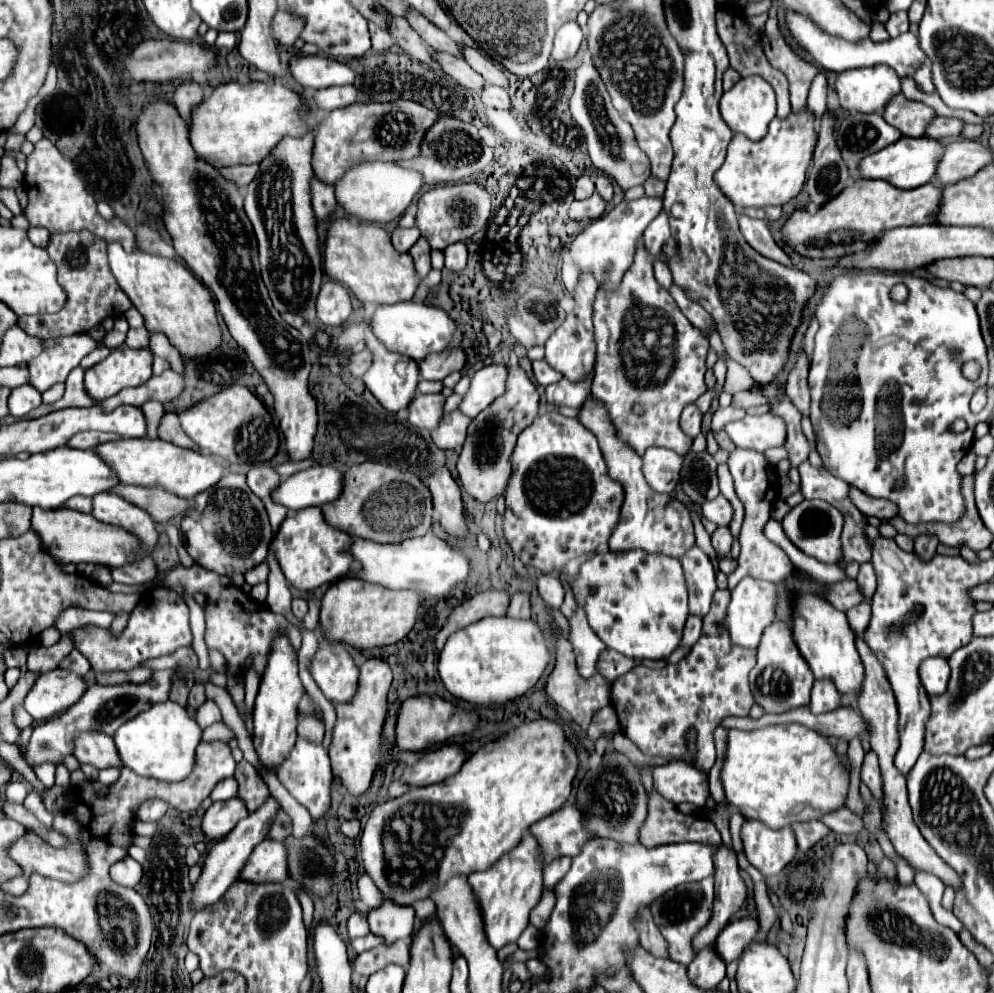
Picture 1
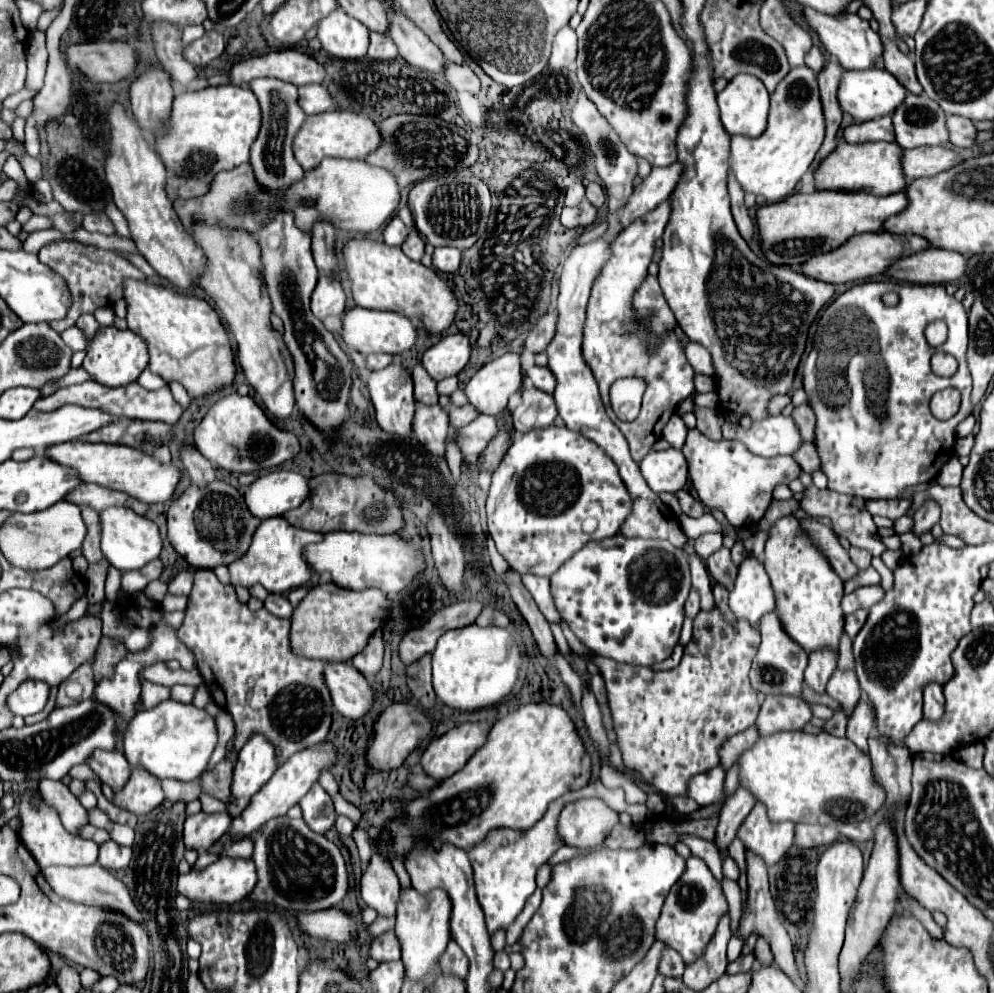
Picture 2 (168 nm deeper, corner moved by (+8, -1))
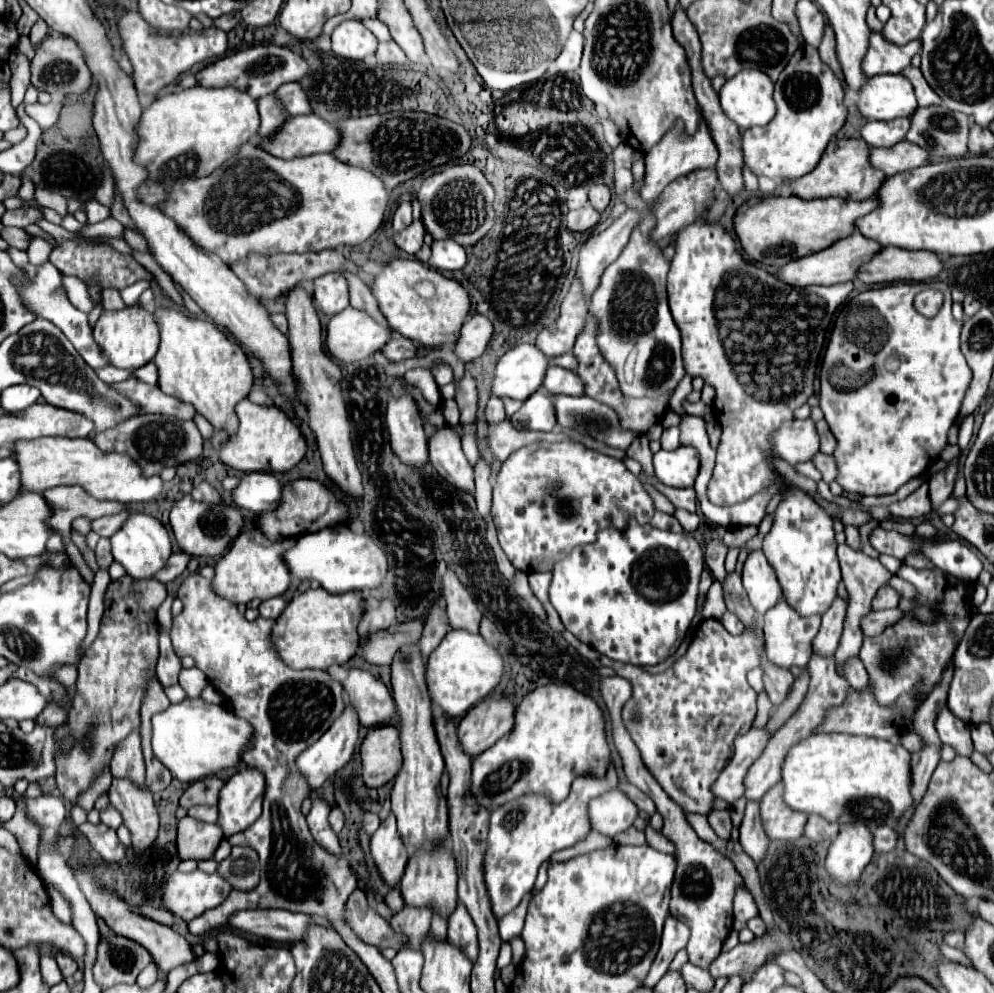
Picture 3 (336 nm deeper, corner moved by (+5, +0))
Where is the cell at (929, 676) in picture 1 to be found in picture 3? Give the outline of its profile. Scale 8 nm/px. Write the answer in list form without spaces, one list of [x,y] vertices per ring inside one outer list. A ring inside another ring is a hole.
[[[942,705],[938,709],[934,725],[936,725],[936,731],[938,731],[942,743],[952,745],[958,755],[970,757],[970,753],[974,749],[974,745],[970,741],[970,727],[962,725],[962,721],[958,721],[946,705]]]

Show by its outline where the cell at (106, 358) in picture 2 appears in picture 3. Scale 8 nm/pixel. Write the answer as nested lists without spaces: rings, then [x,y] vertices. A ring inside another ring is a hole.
[[[126,307],[120,313],[102,313],[96,327],[94,327],[94,341],[100,347],[102,355],[106,357],[108,365],[118,369],[134,371],[154,359],[154,353],[160,345],[160,331],[152,317],[152,313],[138,309],[138,307]]]

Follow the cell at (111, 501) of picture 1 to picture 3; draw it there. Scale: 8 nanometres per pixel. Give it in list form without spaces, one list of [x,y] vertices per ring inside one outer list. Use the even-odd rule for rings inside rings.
[[[144,513],[130,515],[124,521],[124,525],[110,537],[110,543],[114,561],[118,561],[126,569],[126,573],[134,579],[150,579],[158,569],[162,569],[162,565],[168,561],[172,553],[172,543],[166,527],[156,517]]]

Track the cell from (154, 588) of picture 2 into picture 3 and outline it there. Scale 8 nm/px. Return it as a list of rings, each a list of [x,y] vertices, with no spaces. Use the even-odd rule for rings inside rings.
[[[124,575],[108,585],[104,595],[104,617],[100,633],[88,647],[82,665],[78,665],[76,697],[68,723],[82,737],[82,749],[74,749],[70,757],[58,761],[56,787],[62,797],[76,803],[80,791],[88,789],[96,773],[110,763],[114,741],[122,741],[130,729],[140,727],[138,709],[146,691],[148,677],[154,677],[158,659],[158,623],[156,609],[166,599],[166,585],[156,579],[134,579]]]

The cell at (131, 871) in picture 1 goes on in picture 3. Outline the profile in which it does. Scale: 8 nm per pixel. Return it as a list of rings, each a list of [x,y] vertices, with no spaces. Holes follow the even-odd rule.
[[[86,821],[86,823],[82,823],[78,829],[86,835],[86,839],[94,845],[94,849],[100,853],[100,857],[102,857],[104,861],[116,863],[116,861],[124,859],[126,847],[120,843],[116,831],[110,829],[108,825],[104,825],[104,823],[92,825],[92,823]]]

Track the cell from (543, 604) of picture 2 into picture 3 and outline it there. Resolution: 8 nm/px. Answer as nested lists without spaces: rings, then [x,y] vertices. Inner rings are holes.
[[[530,573],[528,581],[530,581],[532,593],[542,603],[546,603],[548,601],[548,587],[550,587],[550,581],[552,581],[552,573]]]

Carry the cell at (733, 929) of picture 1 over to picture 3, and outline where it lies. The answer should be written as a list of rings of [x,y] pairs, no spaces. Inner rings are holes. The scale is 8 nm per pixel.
[[[748,801],[746,805],[746,813],[740,825],[740,845],[752,857],[756,865],[764,861],[766,851],[768,851],[768,837],[766,833],[762,833],[758,801]]]

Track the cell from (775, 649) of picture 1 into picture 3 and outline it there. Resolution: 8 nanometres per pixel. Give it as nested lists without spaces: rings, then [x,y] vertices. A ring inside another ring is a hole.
[[[780,599],[772,609],[766,611],[764,615],[764,637],[766,637],[766,657],[770,663],[790,669],[790,667],[806,667],[810,661],[810,645],[812,639],[818,633],[820,617],[798,617],[794,609],[786,605],[784,599]]]

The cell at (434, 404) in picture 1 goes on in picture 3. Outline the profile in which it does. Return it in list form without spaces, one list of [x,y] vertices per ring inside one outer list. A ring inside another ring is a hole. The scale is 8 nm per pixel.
[[[444,423],[428,439],[430,463],[450,483],[464,491],[474,489],[474,467],[468,463],[460,447],[460,437],[452,425]]]

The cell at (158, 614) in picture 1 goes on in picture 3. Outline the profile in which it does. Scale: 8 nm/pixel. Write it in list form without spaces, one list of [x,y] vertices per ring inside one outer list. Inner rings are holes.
[[[132,731],[124,741],[120,741],[114,749],[112,761],[112,775],[114,777],[130,777],[144,785],[144,759],[140,751],[140,733]]]

